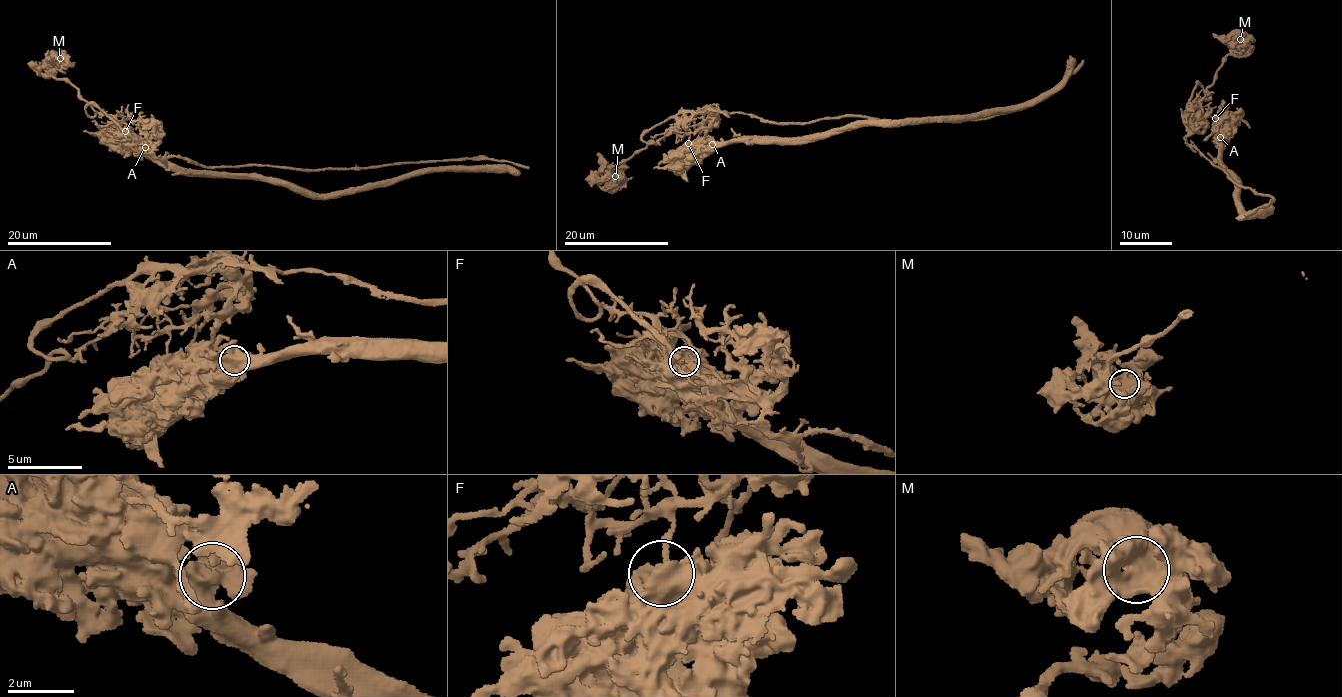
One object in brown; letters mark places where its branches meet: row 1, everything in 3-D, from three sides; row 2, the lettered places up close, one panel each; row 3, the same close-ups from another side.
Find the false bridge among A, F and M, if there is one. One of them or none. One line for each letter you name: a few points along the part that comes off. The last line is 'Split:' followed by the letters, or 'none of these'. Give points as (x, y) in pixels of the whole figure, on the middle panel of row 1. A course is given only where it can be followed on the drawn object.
F: course (688, 144), (710, 125), (713, 108), (772, 124), (986, 119), (1050, 95), (1083, 60)
Split: F

